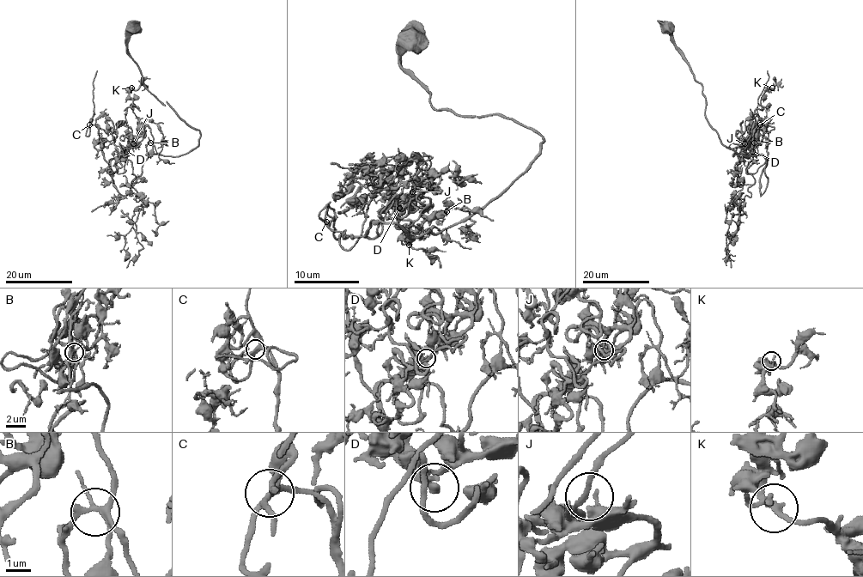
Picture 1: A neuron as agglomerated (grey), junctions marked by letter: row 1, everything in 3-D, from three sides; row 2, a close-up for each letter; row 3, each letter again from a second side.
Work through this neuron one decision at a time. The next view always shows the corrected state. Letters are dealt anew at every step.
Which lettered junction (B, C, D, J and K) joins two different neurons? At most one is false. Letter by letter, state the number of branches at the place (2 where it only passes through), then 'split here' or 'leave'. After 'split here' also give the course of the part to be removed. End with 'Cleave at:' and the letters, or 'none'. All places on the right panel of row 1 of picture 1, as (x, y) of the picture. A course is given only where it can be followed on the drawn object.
B: branches 4; leave
C: branches 4; leave
D: branches 4; leave
J: branches 4; leave
K: branches 4; leave
Cleave at: none

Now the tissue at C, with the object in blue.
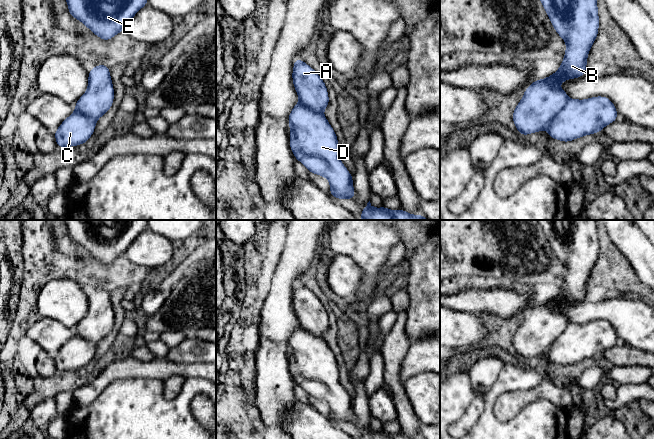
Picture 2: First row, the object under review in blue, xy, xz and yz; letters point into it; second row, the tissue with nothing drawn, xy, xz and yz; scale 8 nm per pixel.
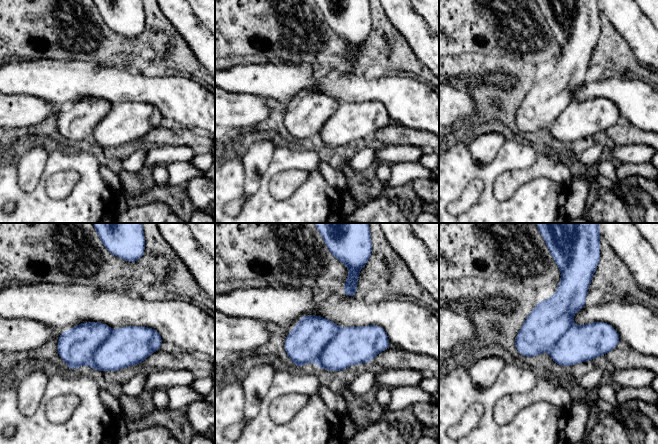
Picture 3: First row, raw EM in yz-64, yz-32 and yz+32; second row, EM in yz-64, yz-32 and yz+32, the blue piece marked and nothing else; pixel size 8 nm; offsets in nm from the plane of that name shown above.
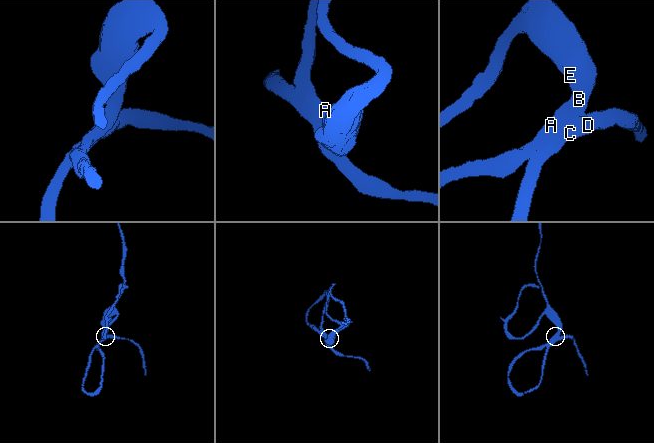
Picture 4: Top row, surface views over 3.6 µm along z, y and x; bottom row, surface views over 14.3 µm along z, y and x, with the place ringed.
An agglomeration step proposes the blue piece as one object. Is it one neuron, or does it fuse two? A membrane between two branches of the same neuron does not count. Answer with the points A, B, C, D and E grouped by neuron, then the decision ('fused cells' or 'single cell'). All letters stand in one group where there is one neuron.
groups A B C D E; single cell

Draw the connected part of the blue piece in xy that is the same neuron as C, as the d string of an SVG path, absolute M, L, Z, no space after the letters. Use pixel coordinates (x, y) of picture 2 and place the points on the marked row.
M94 66L88 73L88 87L77 100L75 111L54 132L58 148L85 144L93 135L97 120L114 102L114 86L108 66Z

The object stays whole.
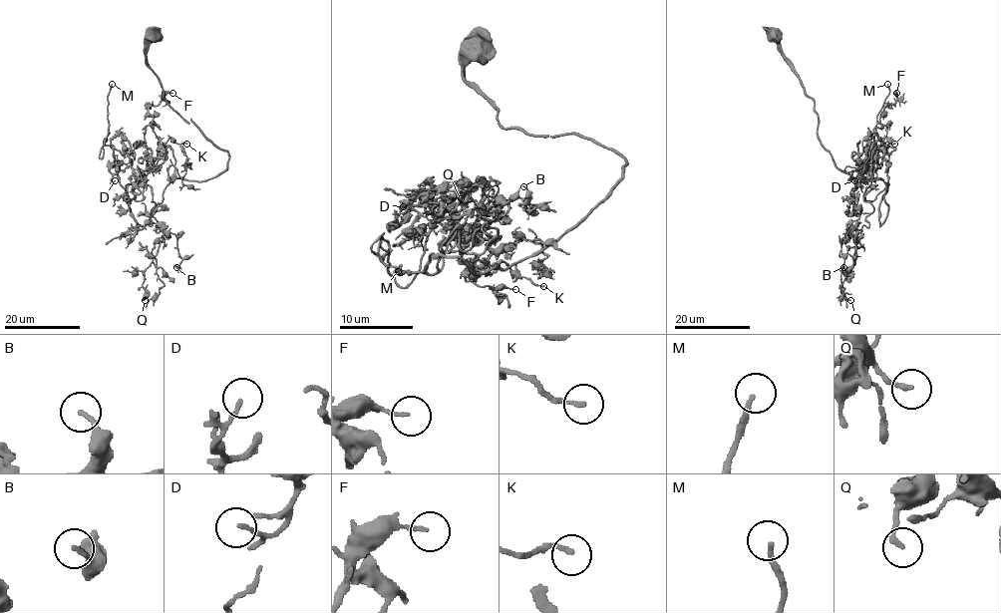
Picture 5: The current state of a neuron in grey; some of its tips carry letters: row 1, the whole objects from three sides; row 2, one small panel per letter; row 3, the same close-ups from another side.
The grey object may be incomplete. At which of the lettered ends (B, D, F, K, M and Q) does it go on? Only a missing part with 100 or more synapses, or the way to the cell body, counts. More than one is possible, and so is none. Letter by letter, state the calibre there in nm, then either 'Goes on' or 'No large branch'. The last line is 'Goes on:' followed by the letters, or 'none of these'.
B: Thickness 150 nm. No large branch
D: Thickness 150 nm. No large branch
F: Thickness 130 nm. No large branch
K: Thickness 160 nm. No large branch
M: Thickness 170 nm. Goes on
Q: Thickness 160 nm. No large branch
Goes on: M

